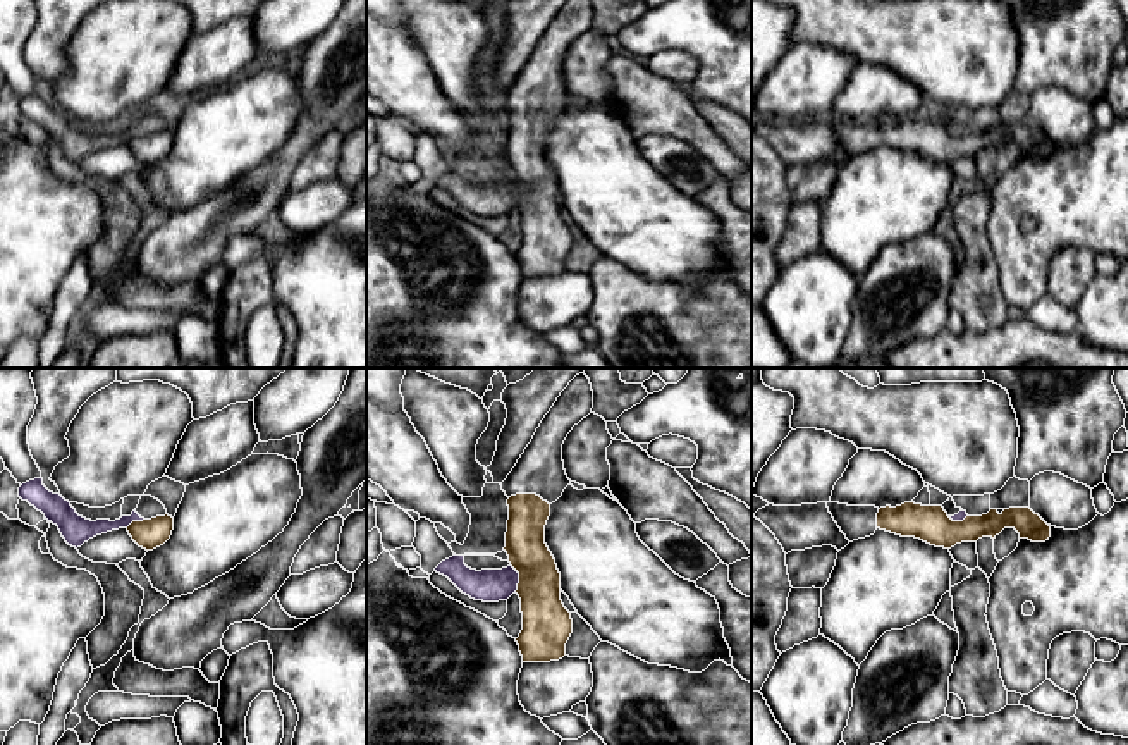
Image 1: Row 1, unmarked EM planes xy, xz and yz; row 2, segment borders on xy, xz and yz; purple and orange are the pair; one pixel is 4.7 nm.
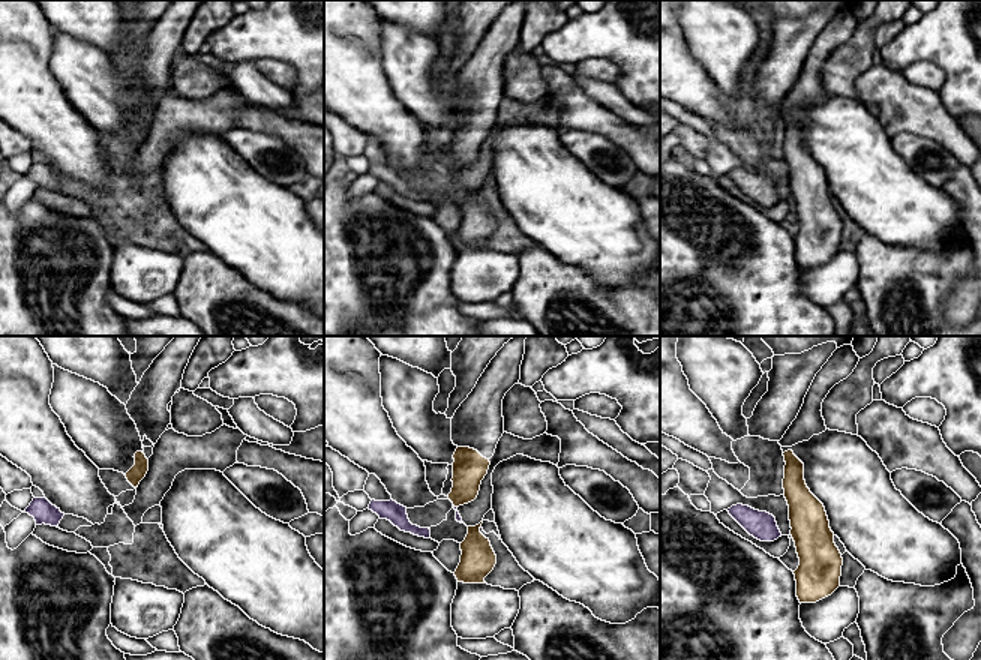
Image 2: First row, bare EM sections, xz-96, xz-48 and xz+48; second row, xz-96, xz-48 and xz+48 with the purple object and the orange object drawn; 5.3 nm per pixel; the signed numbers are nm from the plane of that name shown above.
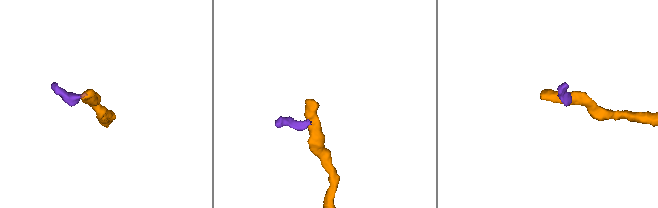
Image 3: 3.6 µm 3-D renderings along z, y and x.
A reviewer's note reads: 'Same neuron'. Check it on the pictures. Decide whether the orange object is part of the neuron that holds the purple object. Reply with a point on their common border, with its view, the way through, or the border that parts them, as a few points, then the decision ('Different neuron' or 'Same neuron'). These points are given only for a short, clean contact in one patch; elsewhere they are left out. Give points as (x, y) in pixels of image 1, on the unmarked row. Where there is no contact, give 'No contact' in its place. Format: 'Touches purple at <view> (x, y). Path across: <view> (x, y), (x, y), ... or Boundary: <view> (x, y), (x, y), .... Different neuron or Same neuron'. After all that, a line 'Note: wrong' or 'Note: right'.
Touches purple at xz (518, 193). Boundary: xz (509, 179), (518, 188), (516, 207). Different neuron
Note: wrong

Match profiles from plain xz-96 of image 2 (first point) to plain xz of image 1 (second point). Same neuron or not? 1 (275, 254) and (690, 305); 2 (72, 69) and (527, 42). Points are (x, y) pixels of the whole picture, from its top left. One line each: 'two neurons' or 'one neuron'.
1: two neurons
2: two neurons

